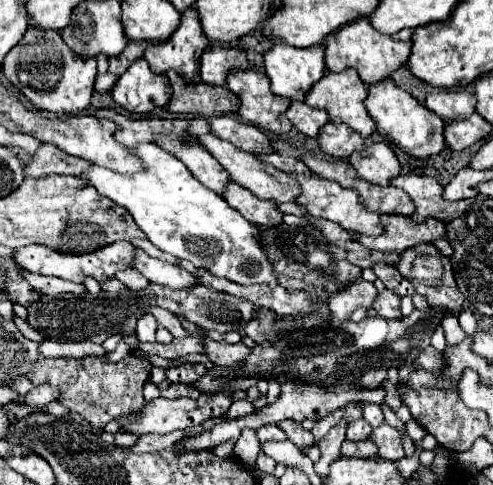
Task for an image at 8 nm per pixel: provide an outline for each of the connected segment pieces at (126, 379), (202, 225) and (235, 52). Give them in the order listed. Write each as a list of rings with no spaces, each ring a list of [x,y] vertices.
[[[41,355],[37,363],[33,365],[33,371],[29,371],[27,379],[33,385],[49,383],[57,389],[61,389],[61,403],[85,417],[95,427],[105,427],[109,421],[121,419],[121,415],[131,415],[133,411],[139,411],[145,405],[143,399],[143,385],[149,379],[151,363],[141,357],[125,357],[117,363],[107,361],[103,357],[87,355],[83,359],[75,357],[55,357],[47,359]]]
[[[145,143],[135,153],[147,165],[147,171],[121,175],[105,167],[91,167],[83,177],[105,197],[125,207],[147,239],[165,253],[191,261],[217,277],[239,285],[277,285],[273,265],[261,247],[261,235],[255,225],[229,207],[221,195],[203,187],[191,171],[169,151],[159,145]]]
[[[207,49],[201,57],[201,81],[209,85],[225,85],[231,69],[249,69],[245,51],[241,49]]]

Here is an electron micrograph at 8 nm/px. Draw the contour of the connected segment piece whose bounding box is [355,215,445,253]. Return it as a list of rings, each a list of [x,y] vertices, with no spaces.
[[[381,215],[381,225],[385,227],[385,235],[367,237],[355,235],[359,243],[375,251],[407,251],[409,247],[417,247],[421,243],[435,243],[445,237],[445,223],[439,219],[427,219],[425,223],[415,223],[405,215]]]

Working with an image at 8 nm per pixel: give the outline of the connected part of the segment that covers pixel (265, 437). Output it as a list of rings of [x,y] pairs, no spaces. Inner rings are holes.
[[[265,425],[257,431],[257,437],[259,441],[285,441],[287,435],[285,431],[281,431],[277,425]]]

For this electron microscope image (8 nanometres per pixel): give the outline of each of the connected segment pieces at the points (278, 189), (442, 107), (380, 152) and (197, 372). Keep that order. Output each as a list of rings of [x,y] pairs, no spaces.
[[[203,135],[199,137],[203,147],[229,171],[229,175],[233,177],[233,181],[245,189],[249,189],[253,195],[257,195],[259,199],[271,199],[271,201],[277,201],[277,203],[285,203],[285,201],[293,201],[297,199],[297,195],[301,193],[301,187],[297,187],[297,179],[287,175],[287,173],[281,173],[279,169],[275,169],[273,165],[269,163],[263,163],[259,161],[255,155],[251,153],[245,153],[237,147],[233,147],[233,143],[229,141],[223,141],[215,135]]]
[[[437,91],[427,95],[425,107],[449,123],[465,119],[475,111],[475,95],[467,91]]]
[[[375,143],[365,149],[365,153],[353,153],[349,163],[355,167],[357,175],[369,183],[387,187],[393,177],[399,175],[401,167],[397,155],[385,143]]]
[[[187,363],[187,365],[173,365],[167,369],[167,379],[169,381],[179,381],[179,383],[195,383],[197,379],[201,379],[201,375],[205,375],[205,365],[201,363]]]

